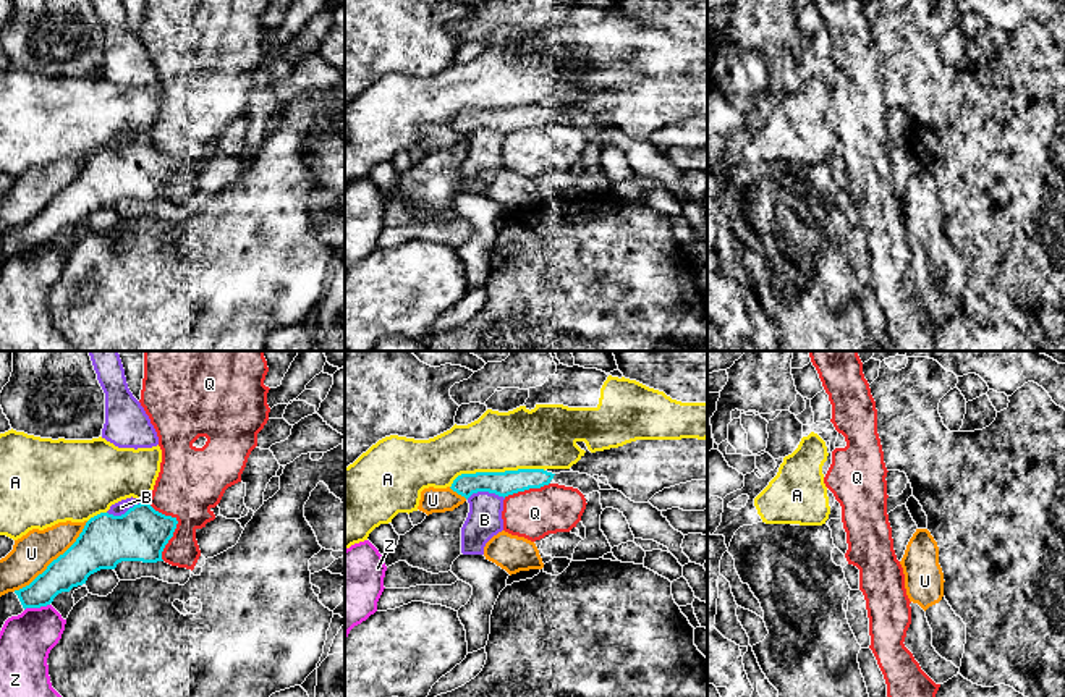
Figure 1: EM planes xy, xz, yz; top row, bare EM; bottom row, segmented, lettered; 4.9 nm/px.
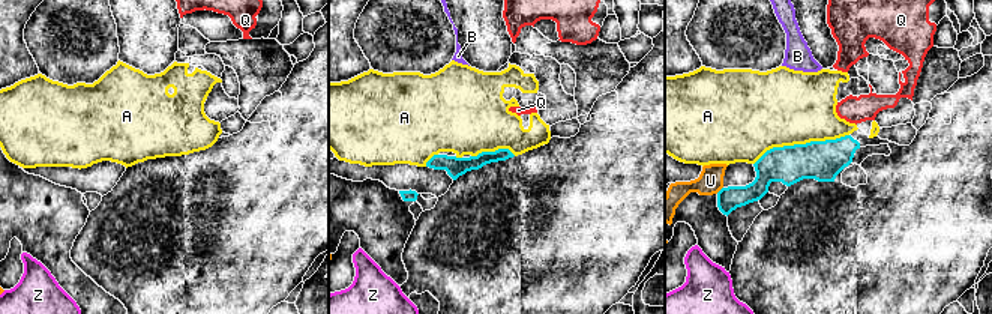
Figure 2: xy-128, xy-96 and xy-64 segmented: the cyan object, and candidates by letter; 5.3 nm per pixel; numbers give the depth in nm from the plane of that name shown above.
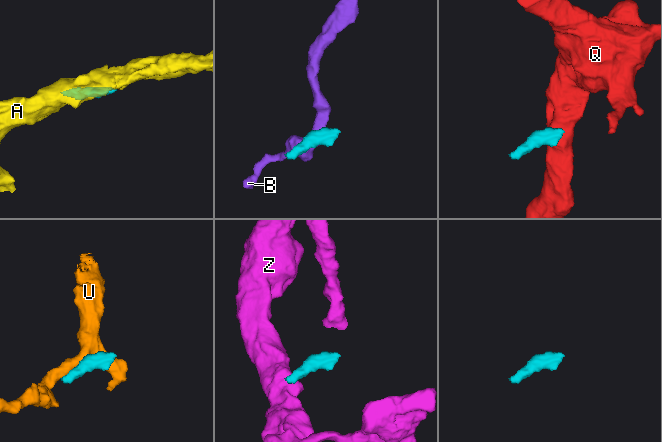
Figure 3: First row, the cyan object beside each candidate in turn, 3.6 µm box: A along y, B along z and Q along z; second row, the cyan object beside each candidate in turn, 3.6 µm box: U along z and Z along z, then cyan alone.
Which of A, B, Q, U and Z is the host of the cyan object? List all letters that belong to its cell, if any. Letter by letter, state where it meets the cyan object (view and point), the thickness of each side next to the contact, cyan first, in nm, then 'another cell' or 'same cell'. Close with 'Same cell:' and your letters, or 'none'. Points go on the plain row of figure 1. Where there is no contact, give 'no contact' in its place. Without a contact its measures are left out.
A: xz (496, 110) | 120/300 nm | another cell
B: xz (484, 128) | 120/180 nm | another cell
Q: xy (175, 164) | 260/340 nm | another cell
U: xy (54, 198) | 240/200 nm | another cell
Z: xy (36, 245) | 180/260 nm | another cell
Same cell: none

